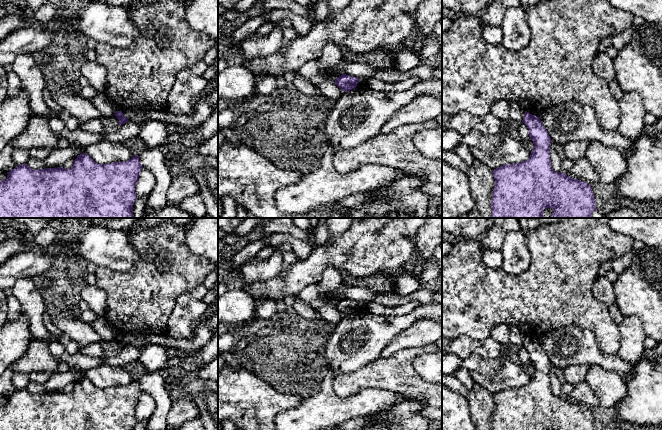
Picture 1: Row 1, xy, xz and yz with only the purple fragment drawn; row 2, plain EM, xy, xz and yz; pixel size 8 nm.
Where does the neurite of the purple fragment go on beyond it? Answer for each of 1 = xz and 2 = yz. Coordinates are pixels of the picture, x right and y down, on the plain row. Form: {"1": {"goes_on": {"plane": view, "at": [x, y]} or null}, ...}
{"1": {"goes_on": null}, "2": {"goes_on": null}}

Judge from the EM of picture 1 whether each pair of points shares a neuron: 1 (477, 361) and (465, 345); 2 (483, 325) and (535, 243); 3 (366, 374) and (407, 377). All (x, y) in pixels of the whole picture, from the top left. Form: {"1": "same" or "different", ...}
{"1": "different", "2": "same", "3": "same"}

